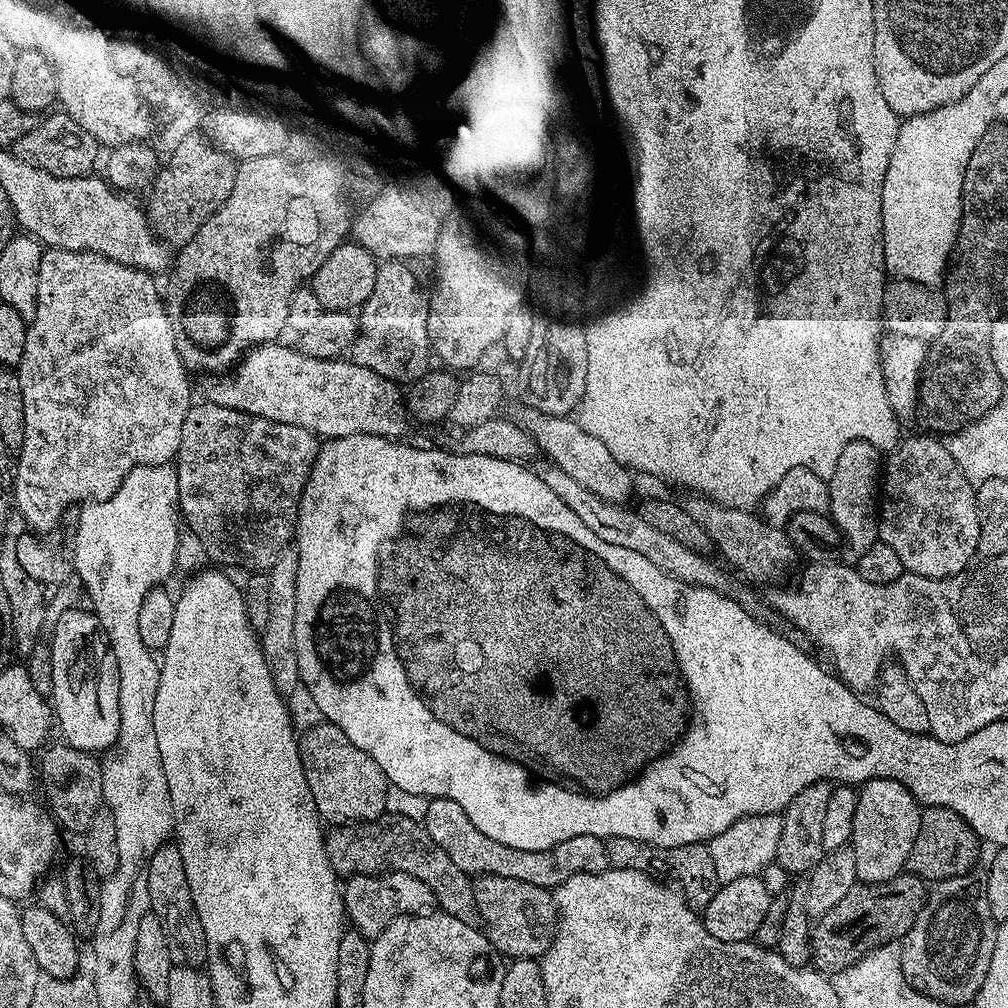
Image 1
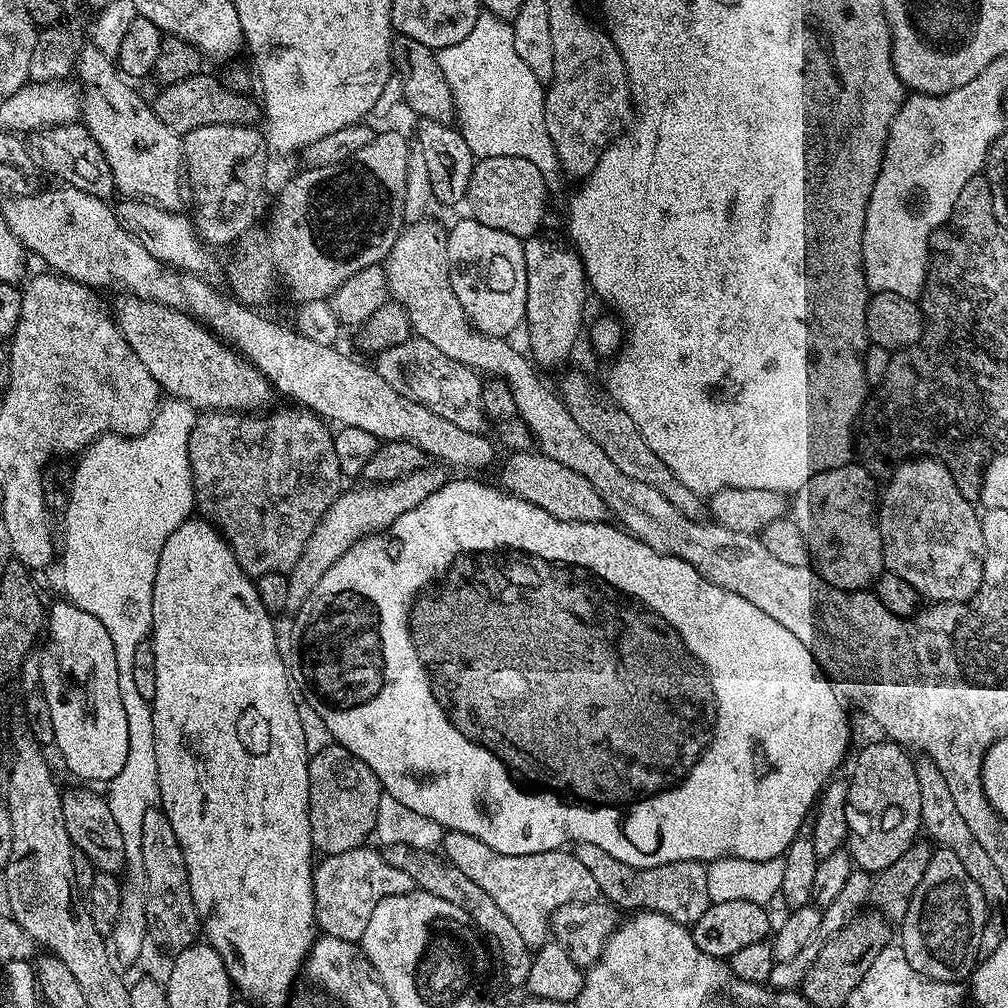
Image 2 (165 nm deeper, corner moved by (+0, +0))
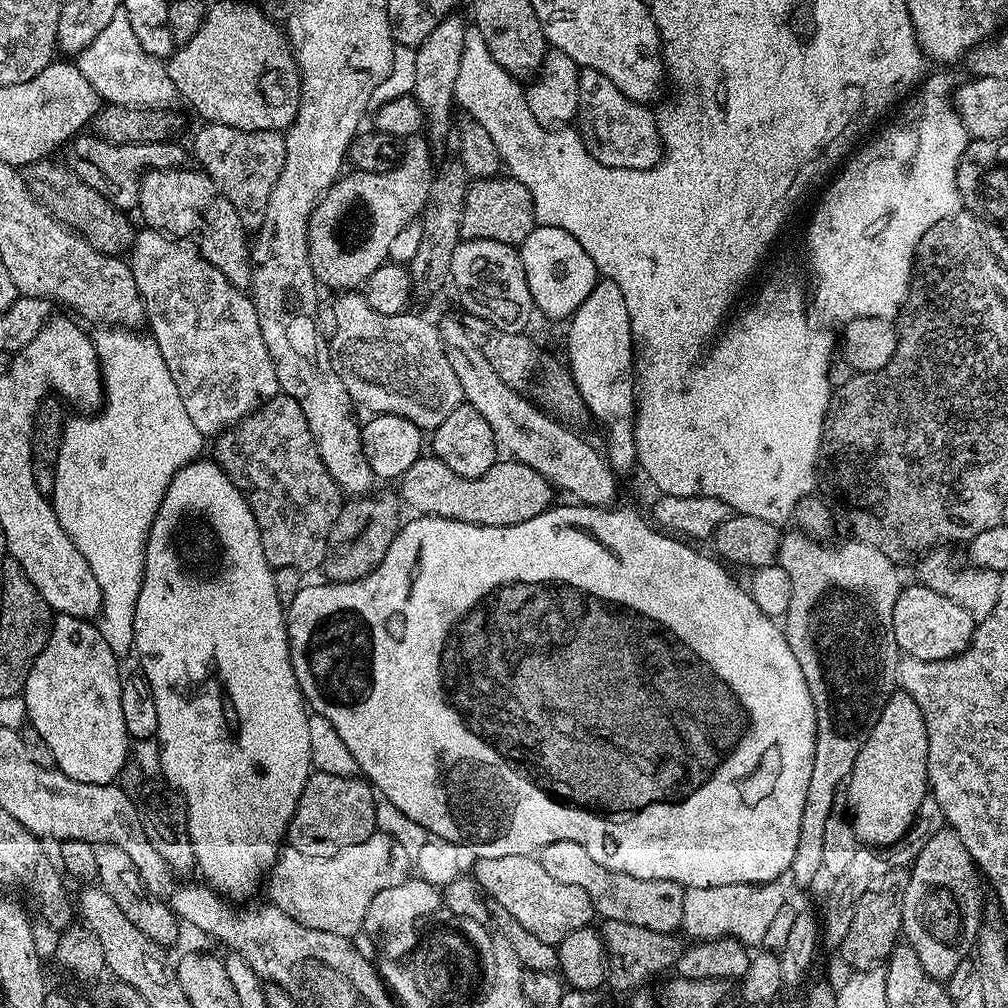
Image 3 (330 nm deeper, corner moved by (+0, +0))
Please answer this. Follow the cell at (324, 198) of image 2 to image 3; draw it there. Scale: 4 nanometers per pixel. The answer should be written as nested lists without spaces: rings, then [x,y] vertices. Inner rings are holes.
[[[427,135],[407,137],[404,156],[394,170],[382,174],[352,170],[329,186],[314,206],[308,223],[308,253],[317,285],[356,290],[388,260],[390,245],[407,224],[423,213],[434,175]]]

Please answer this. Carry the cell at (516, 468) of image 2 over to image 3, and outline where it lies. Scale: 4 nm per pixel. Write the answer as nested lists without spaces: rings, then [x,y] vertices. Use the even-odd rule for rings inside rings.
[[[422,454],[408,470],[404,472],[398,480],[398,495],[405,505],[413,508],[413,513],[421,516],[437,516],[438,518],[450,518],[458,522],[470,522],[471,524],[481,524],[482,526],[514,526],[518,522],[526,522],[530,518],[538,518],[546,509],[553,507],[552,500],[553,485],[548,480],[538,474],[530,466],[526,466],[520,460],[511,458],[501,459],[482,478],[462,478],[446,466],[438,457],[431,454]]]

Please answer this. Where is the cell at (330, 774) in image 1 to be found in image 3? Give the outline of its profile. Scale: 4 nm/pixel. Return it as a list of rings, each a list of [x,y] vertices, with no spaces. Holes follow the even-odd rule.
[[[313,771],[306,786],[302,790],[302,798],[298,798],[298,806],[288,823],[287,847],[298,850],[298,854],[306,854],[306,858],[330,858],[338,854],[338,850],[346,850],[346,846],[354,846],[358,842],[366,842],[378,831],[375,812],[378,801],[377,793],[369,781],[359,775],[343,776],[342,774],[326,774]]]

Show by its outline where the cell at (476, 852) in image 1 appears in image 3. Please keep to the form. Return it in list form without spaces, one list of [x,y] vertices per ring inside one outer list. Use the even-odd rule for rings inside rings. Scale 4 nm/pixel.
[[[535,855],[479,858],[474,867],[474,879],[492,904],[510,910],[512,917],[522,922],[534,938],[542,938],[547,944],[559,946],[566,934],[589,927],[596,916],[590,894],[578,886],[556,881]]]

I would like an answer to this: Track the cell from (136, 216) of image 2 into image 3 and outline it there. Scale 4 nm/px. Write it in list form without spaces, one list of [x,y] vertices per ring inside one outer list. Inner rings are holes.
[[[147,226],[141,227],[132,241],[130,263],[138,294],[144,303],[147,327],[152,327],[150,335],[158,350],[162,350],[166,370],[170,370],[170,378],[174,378],[174,386],[178,386],[178,398],[182,398],[190,422],[198,426],[205,438],[219,436],[224,429],[237,424],[278,395],[280,383],[274,362],[270,350],[266,350],[266,342],[262,342],[262,326],[258,326],[258,314],[247,291],[231,284],[226,274],[206,262],[191,243],[180,238],[169,239],[165,233]]]

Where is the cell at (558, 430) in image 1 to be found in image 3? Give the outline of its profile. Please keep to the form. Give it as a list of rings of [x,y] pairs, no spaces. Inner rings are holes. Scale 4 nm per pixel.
[[[344,290],[339,293],[337,300],[333,301],[335,310],[335,332],[329,337],[329,352],[331,354],[331,368],[338,374],[338,378],[342,378],[342,386],[346,386],[346,390],[351,394],[353,401],[361,409],[369,408],[369,413],[379,414],[388,413],[390,415],[398,415],[404,419],[409,419],[421,430],[434,430],[438,426],[442,426],[442,422],[446,422],[446,417],[452,413],[464,400],[464,391],[458,382],[458,374],[454,374],[454,366],[450,366],[450,358],[444,356],[444,343],[440,337],[439,327],[435,323],[431,324],[428,320],[423,320],[420,316],[412,316],[411,311],[402,314],[378,314],[374,310],[374,306],[370,306],[370,302],[366,302],[366,298],[359,291]]]

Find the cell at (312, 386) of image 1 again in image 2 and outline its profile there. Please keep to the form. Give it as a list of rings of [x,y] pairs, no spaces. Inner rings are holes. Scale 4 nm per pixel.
[[[120,294],[114,307],[114,319],[142,366],[150,370],[169,397],[184,400],[197,410],[252,414],[269,407],[267,404],[274,397],[272,383],[238,351],[188,313],[153,300]]]

